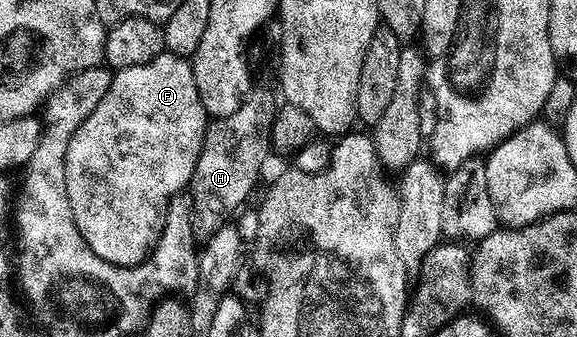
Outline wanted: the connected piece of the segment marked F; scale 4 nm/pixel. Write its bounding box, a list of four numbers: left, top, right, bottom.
[65,52,207,266]

